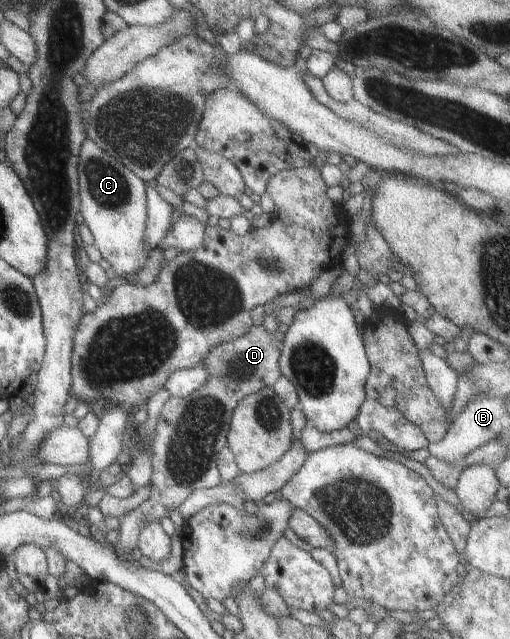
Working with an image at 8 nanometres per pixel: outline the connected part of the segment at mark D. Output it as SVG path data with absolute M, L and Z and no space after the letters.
M251 324L250 329L243 333L242 337L218 343L214 349L210 349L210 353L206 353L206 357L199 363L208 373L208 379L202 387L198 387L196 391L192 391L185 398L172 397L162 405L162 409L158 411L150 443L150 495L137 507L132 508L129 513L120 517L116 543L110 545L120 559L128 560L130 558L130 551L134 549L136 539L138 539L138 529L142 527L144 521L160 521L162 517L168 517L171 511L178 509L182 502L187 501L186 497L192 491L213 487L221 483L217 470L217 453L219 449L225 447L225 437L231 413L238 405L238 401L244 399L246 395L256 393L265 387L271 387L278 379L281 374L277 364L278 343L282 340L282 335L277 330L268 331L262 325Z

